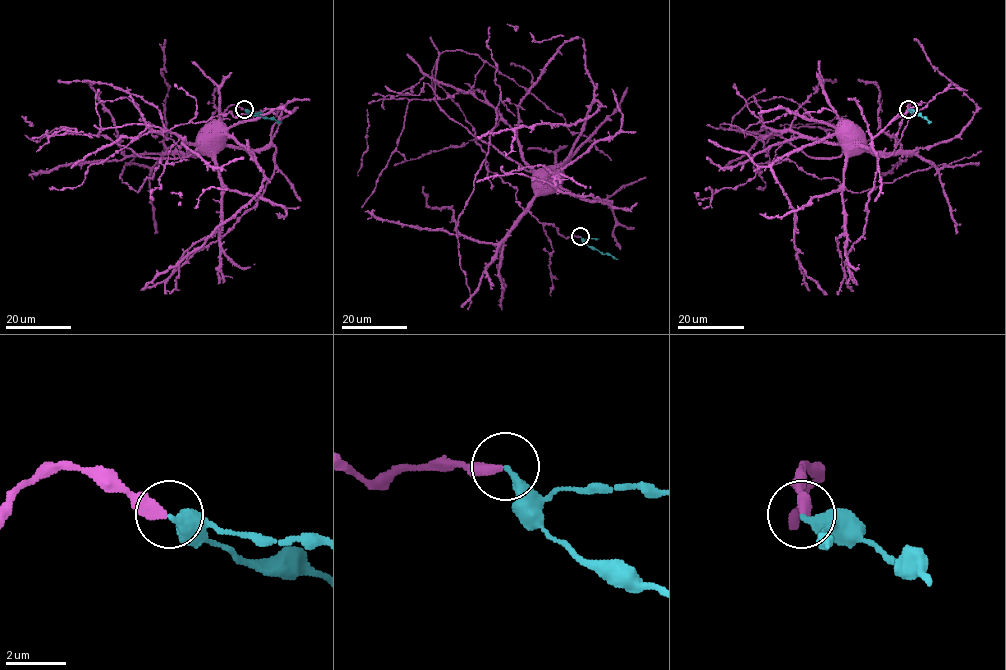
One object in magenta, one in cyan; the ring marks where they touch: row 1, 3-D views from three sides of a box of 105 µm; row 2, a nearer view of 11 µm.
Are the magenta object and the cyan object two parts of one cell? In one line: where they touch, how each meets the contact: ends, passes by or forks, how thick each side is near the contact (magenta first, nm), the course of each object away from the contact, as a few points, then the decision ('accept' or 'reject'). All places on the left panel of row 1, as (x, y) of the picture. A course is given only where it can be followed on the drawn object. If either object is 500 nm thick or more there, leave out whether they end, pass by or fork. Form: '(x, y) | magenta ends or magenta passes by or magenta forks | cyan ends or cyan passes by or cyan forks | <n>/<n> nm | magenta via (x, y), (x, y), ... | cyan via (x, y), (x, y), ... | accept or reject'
(244, 109) | magenta ends | cyan ends | 440/280 nm | magenta via (244, 110), (235, 105), (229, 106), (223, 113), (217, 138), (199, 156), (192, 156), (205, 151), (214, 129) | cyan via (244, 110), (281, 123) | accept

